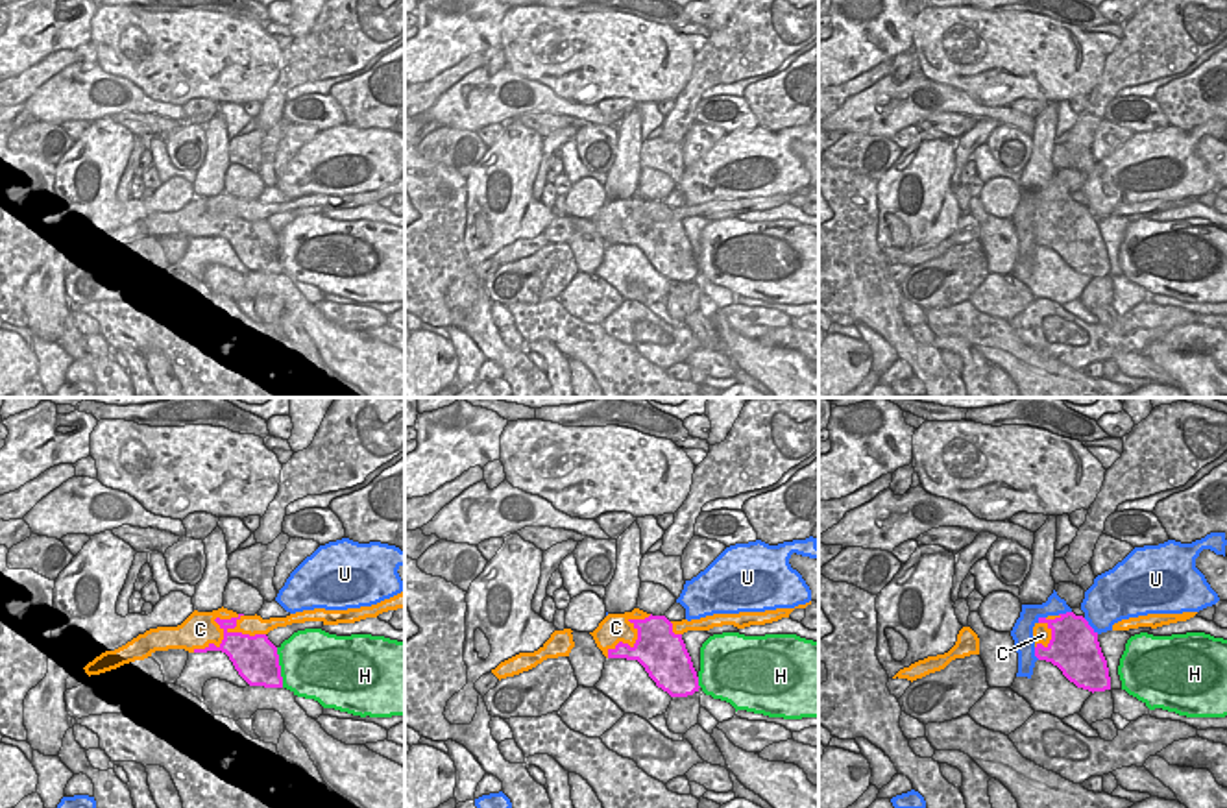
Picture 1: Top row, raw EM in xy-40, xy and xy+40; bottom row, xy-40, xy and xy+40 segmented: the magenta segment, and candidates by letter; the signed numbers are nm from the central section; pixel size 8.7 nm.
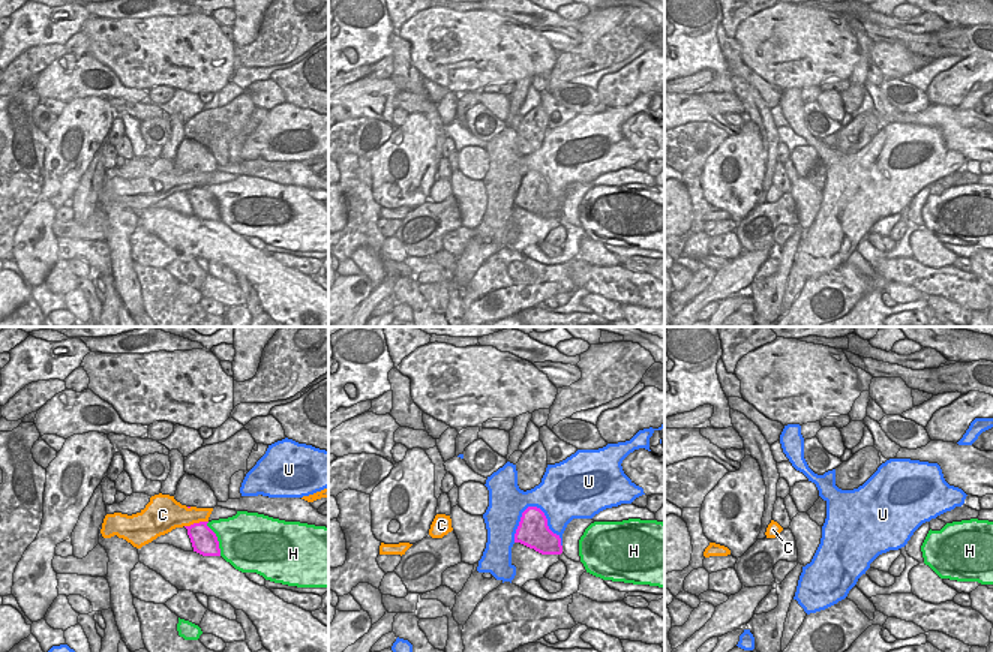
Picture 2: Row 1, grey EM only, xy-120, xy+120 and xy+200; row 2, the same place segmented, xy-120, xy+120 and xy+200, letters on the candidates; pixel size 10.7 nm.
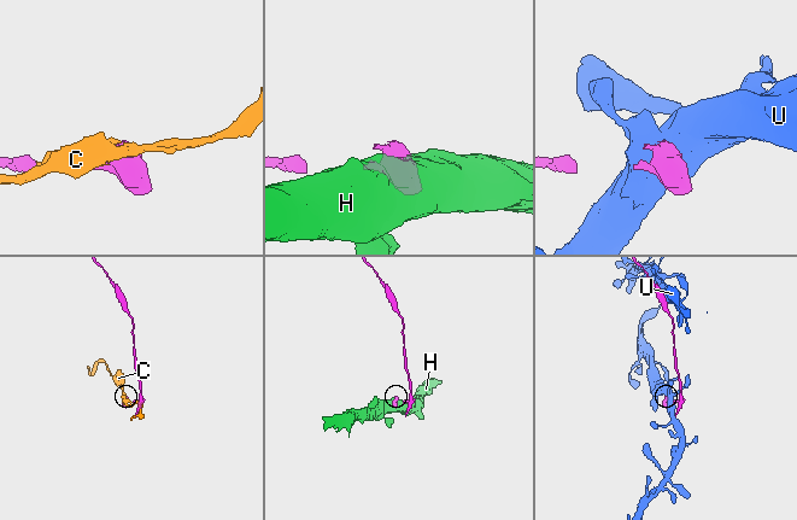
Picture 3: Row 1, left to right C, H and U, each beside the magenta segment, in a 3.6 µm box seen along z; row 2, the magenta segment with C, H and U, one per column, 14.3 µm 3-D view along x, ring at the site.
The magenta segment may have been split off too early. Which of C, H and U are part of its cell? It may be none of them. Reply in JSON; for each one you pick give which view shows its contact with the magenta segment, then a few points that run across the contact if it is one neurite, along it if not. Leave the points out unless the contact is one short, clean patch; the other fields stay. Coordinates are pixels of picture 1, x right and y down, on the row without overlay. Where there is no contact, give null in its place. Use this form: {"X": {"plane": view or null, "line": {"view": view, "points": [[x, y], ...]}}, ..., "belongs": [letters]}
{"belongs": []}

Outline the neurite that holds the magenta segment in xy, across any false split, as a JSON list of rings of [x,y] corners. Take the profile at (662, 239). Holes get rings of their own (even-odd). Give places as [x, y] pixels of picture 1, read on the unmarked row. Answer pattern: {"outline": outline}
{"outline": [[[665,202],[628,205],[638,216],[638,226],[630,233],[619,227],[608,235],[608,244],[638,246],[658,274],[671,283],[687,283],[699,277],[699,263],[682,220],[673,218],[673,209]]]}

